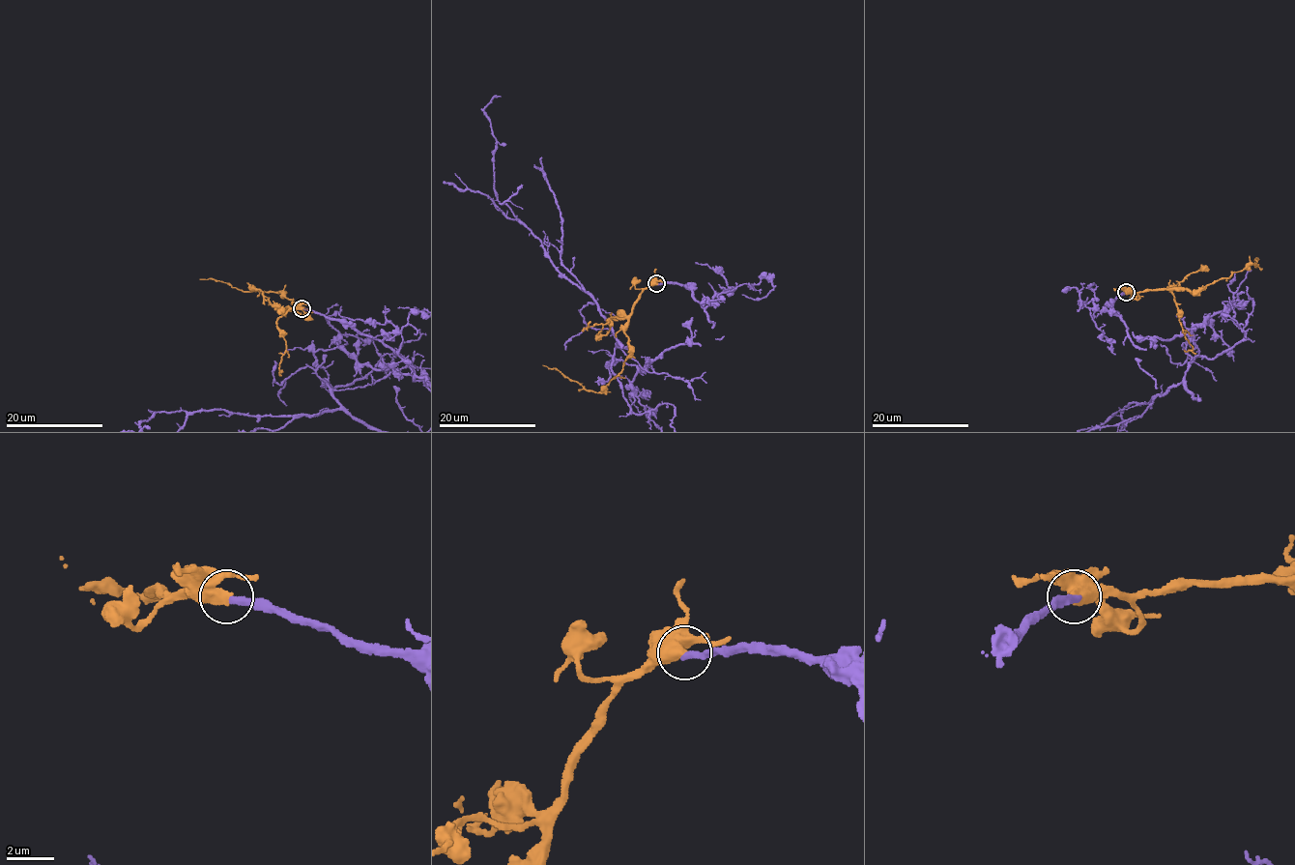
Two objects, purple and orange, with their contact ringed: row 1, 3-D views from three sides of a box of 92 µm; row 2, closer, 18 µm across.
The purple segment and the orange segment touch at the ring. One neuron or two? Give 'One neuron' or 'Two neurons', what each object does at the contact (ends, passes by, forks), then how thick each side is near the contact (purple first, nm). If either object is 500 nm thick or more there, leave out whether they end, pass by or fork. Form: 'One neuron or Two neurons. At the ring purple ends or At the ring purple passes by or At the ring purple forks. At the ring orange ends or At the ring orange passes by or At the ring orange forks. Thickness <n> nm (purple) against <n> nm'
One neuron. Thickness 300 nm (purple) against 550 nm

